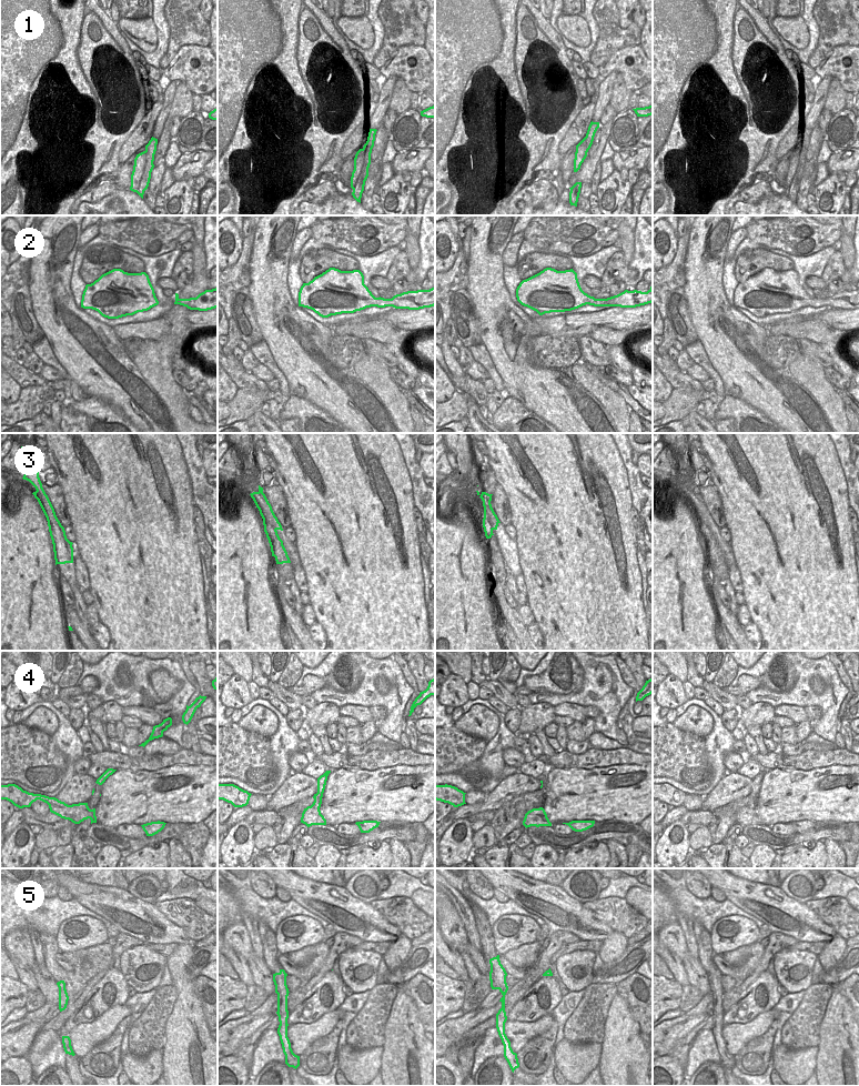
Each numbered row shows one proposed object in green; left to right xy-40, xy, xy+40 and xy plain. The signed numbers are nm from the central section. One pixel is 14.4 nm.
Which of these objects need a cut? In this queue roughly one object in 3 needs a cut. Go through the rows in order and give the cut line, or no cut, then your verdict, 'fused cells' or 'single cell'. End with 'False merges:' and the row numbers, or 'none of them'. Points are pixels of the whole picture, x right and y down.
1: cut in xy along (365, 144), (364, 164), (353, 189); fused cells
2: no cut; single cell
3: no cut; single cell
4: cut in xy along (311, 805), (319, 807); fused cells
5: cut in xy+40 along (489, 972), (492, 976), (491, 986); fused cells
False merges: 1, 4, 5

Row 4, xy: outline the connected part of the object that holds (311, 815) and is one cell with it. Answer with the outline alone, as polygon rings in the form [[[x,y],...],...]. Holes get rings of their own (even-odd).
[[[307,806],[302,813],[301,823],[310,827],[312,825],[326,825],[326,819],[321,814],[320,807]]]

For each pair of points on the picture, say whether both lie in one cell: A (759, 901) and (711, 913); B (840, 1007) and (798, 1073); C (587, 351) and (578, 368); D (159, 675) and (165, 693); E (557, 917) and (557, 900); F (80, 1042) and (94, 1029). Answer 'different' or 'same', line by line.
A: different
B: different
C: different
D: same
E: same
F: same

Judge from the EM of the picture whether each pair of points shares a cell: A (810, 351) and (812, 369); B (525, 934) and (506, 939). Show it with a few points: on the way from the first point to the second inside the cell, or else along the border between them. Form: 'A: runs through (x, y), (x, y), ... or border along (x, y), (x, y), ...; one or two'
A: border along (800, 352), (815, 357), (824, 368); two
B: runs through (521, 936), (517, 939), (511, 939); one

